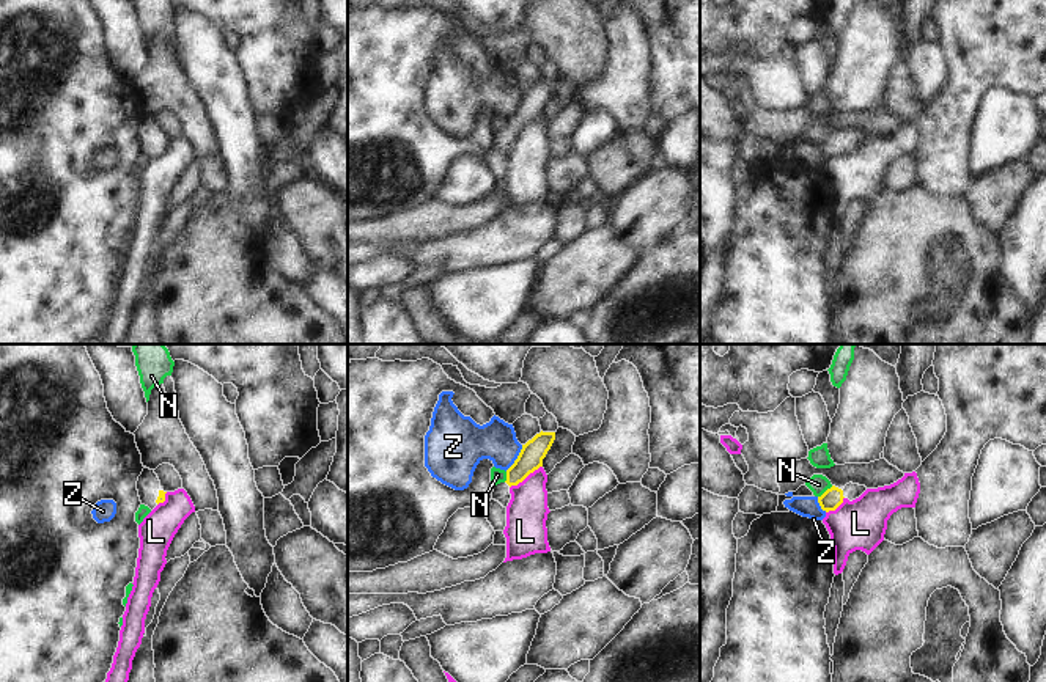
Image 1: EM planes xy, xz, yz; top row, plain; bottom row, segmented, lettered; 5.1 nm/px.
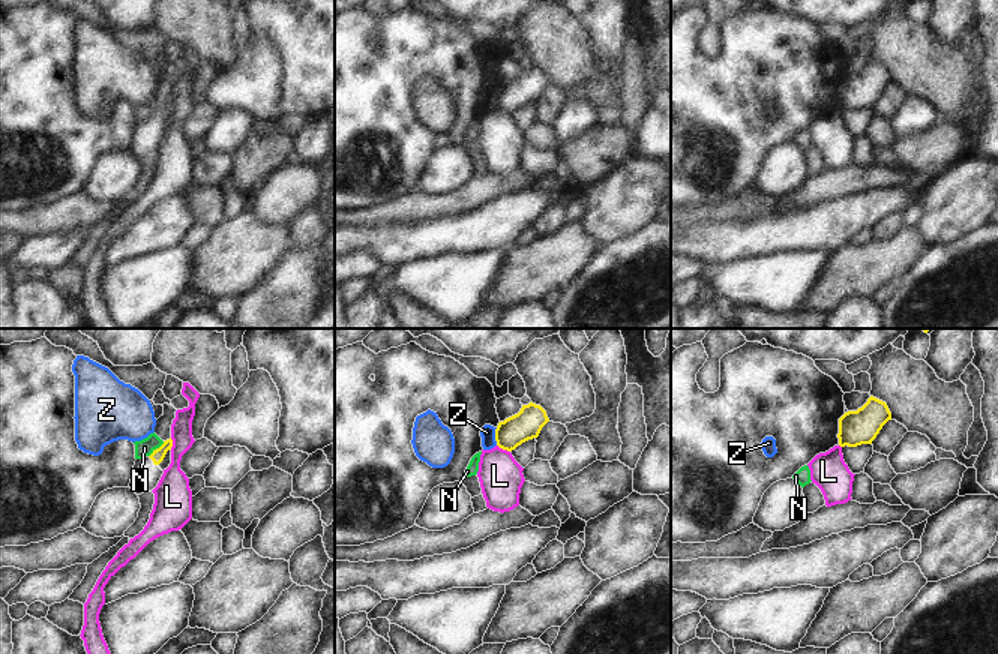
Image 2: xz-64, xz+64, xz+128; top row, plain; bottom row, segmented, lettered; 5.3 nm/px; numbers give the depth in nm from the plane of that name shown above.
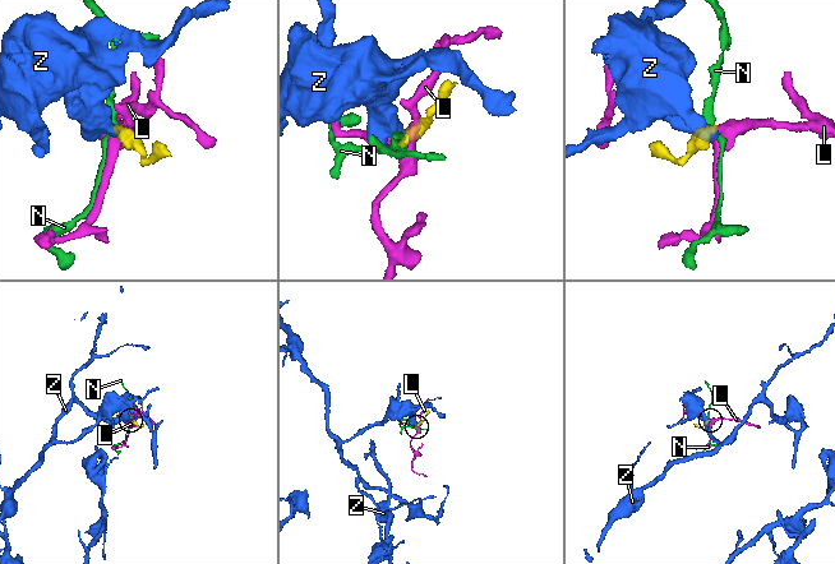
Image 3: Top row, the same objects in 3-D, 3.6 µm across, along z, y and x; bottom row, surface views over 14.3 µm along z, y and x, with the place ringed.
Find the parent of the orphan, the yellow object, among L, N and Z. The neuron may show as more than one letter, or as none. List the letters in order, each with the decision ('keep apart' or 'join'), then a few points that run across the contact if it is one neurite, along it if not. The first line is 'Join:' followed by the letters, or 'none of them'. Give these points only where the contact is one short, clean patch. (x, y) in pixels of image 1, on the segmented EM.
Join: none of them
L: keep apart; line xz (541, 465), (510, 487)
N: keep apart; line yz (832, 486), (818, 497)
Z: keep apart; line xz (522, 445), (518, 458), (505, 470)

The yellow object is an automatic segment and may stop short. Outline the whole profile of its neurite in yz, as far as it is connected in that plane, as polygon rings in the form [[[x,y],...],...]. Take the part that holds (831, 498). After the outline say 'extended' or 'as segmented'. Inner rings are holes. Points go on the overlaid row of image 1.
[[[853,482],[846,484],[843,490],[832,486],[821,497],[818,497],[818,503],[821,509],[826,512],[835,511],[843,503],[845,498],[853,501],[859,498],[865,490],[867,490],[865,486],[859,486]]] | extended

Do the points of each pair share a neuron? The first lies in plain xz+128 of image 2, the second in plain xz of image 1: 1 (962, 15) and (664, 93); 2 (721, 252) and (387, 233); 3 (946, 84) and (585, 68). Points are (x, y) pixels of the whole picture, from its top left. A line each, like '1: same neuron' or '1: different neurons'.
1: different neurons
2: different neurons
3: same neuron

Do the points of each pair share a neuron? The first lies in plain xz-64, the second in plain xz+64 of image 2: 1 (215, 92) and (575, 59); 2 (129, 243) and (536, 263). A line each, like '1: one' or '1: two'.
1: two
2: two

